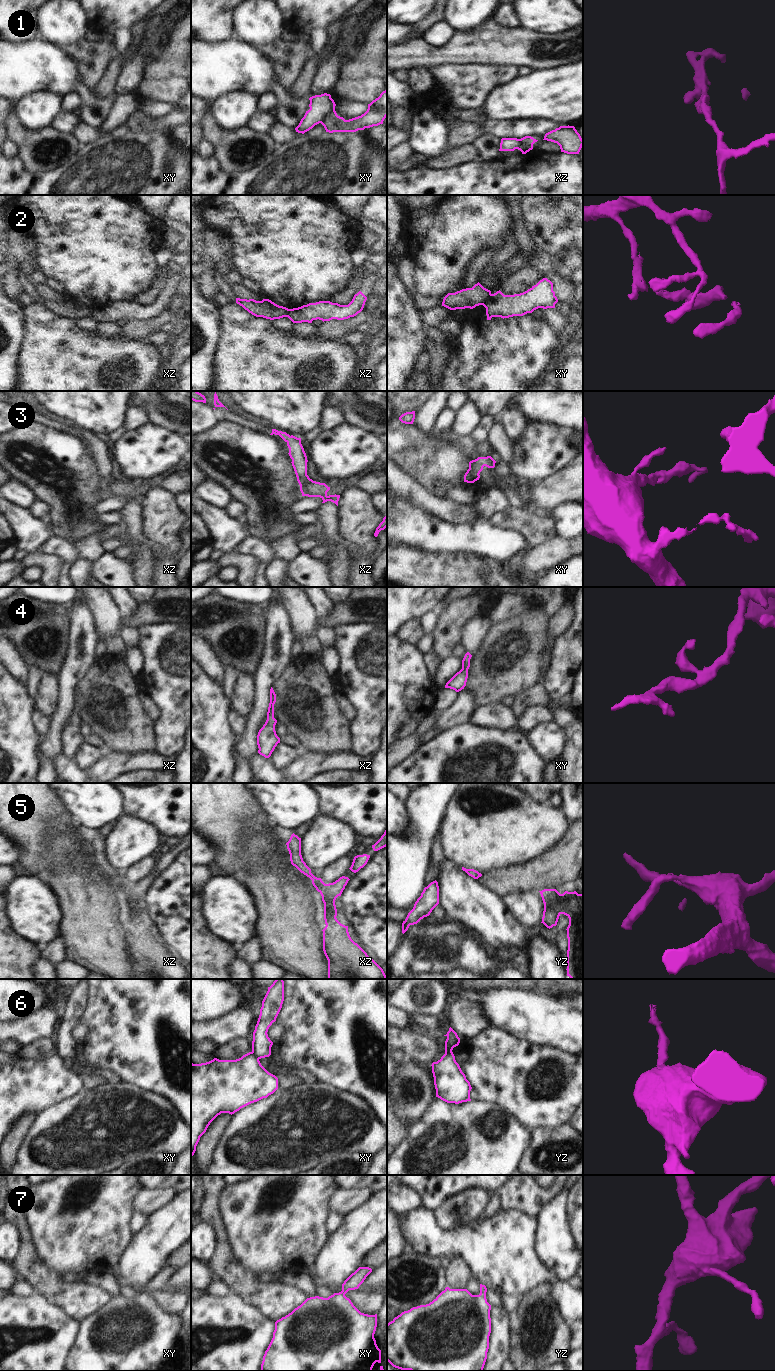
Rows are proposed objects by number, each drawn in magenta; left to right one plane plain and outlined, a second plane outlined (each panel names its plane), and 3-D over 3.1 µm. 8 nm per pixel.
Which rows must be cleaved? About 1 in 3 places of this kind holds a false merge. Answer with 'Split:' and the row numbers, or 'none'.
Split: 1, 2, 6

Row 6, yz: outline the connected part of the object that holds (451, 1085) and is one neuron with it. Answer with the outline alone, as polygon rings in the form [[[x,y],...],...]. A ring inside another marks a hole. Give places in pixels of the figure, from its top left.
[[[453,1052],[432,1063],[432,1073],[436,1089],[436,1097],[447,1103],[459,1104],[471,1101],[470,1082],[466,1079]]]

